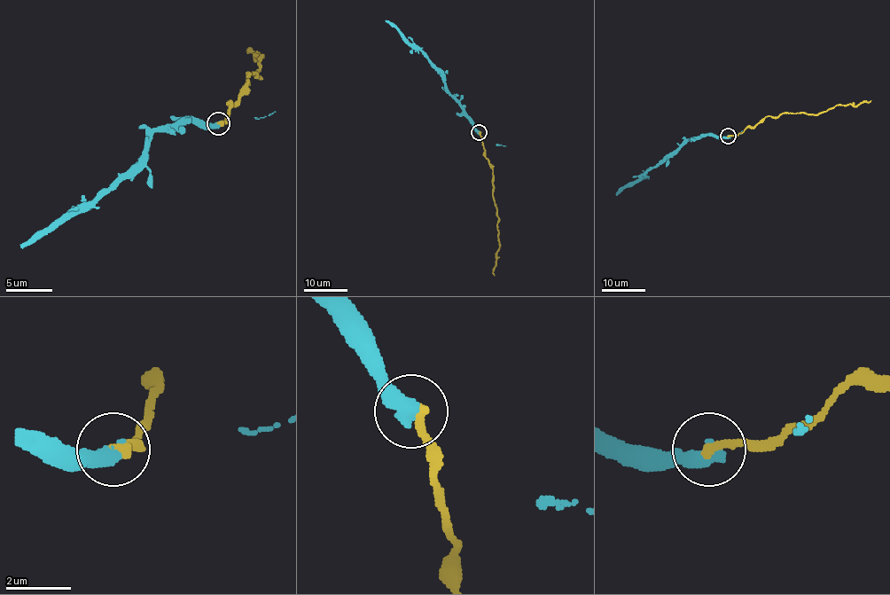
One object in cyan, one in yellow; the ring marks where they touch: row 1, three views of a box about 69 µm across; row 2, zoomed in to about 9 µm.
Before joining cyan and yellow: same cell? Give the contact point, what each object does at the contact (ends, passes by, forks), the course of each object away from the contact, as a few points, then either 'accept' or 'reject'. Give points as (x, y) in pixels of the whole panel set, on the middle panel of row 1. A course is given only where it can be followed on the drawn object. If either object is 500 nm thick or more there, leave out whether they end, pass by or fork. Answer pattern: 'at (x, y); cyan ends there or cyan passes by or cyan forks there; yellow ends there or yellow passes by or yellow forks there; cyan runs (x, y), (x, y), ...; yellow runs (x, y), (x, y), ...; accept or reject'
at (479, 132); cyan runs (479, 132), (428, 58), (385, 20); yellow runs (479, 132), (485, 157), (493, 170), (493, 200), (499, 239), (494, 275); reject

